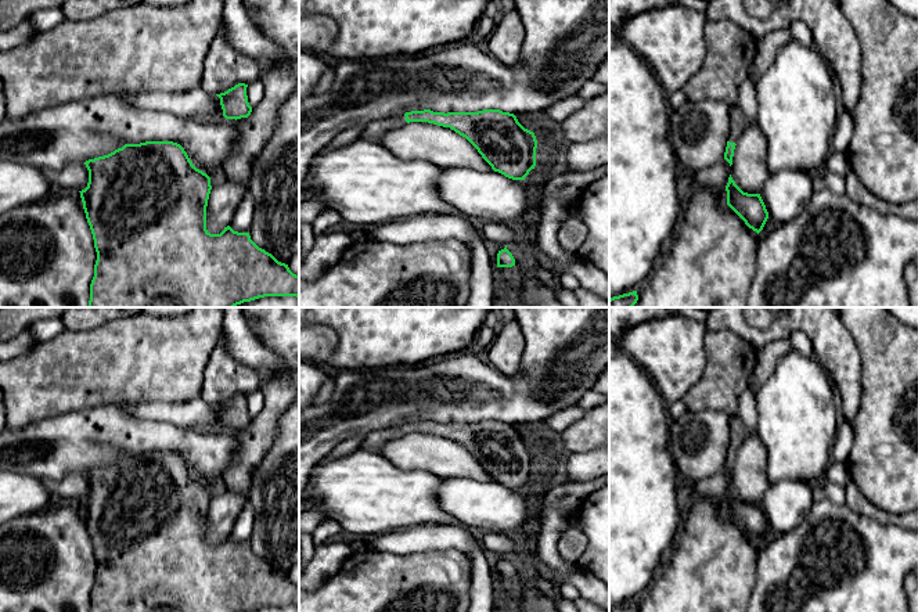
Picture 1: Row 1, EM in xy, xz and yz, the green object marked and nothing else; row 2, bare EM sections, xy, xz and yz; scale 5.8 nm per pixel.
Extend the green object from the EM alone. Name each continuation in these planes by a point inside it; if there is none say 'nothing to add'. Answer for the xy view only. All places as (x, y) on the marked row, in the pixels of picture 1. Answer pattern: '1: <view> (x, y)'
nothing to add

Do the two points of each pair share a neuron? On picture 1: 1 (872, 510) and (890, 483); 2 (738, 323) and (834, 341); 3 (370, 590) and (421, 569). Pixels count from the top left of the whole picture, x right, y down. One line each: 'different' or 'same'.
1: different
2: same
3: same

